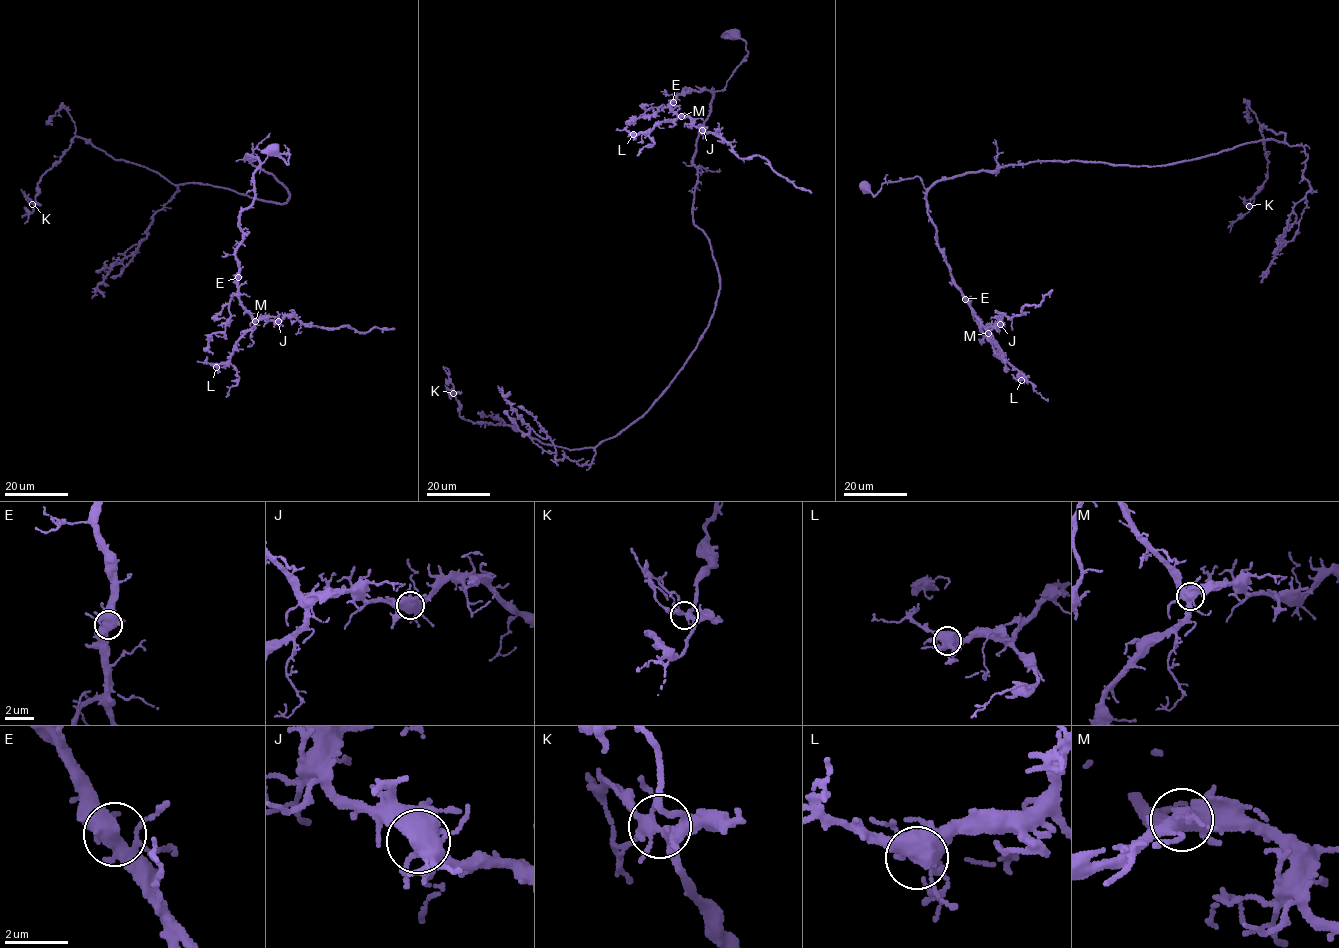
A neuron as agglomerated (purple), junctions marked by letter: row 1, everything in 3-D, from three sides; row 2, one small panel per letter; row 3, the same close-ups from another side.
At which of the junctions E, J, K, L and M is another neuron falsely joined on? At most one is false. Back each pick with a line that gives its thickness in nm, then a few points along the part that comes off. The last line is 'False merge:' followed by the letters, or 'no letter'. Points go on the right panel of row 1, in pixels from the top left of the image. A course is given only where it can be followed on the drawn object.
M: calibre 500 nm; course (988, 332), (1001, 323), (1001, 315), (1025, 313), (1020, 311), (1025, 305), (1040, 304), (1052, 289)
False merge: M

